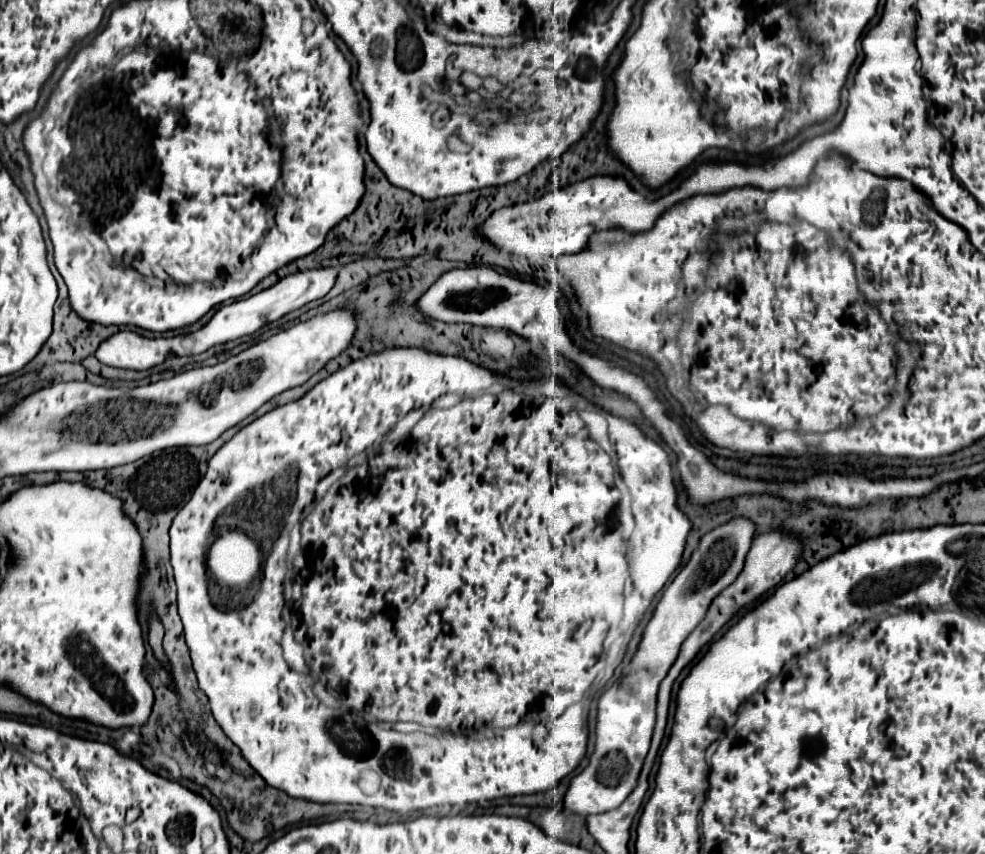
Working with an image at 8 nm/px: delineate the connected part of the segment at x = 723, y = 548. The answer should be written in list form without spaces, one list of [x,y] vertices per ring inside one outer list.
[[[740,517],[706,533],[692,553],[690,561],[664,589],[632,661],[618,685],[606,689],[598,699],[596,713],[596,745],[588,757],[586,769],[574,777],[574,785],[566,791],[564,807],[578,815],[594,815],[616,809],[634,789],[642,761],[650,749],[650,737],[656,717],[656,693],[662,677],[676,661],[684,639],[702,621],[710,601],[728,587],[742,571],[744,557],[752,545],[754,523]]]

